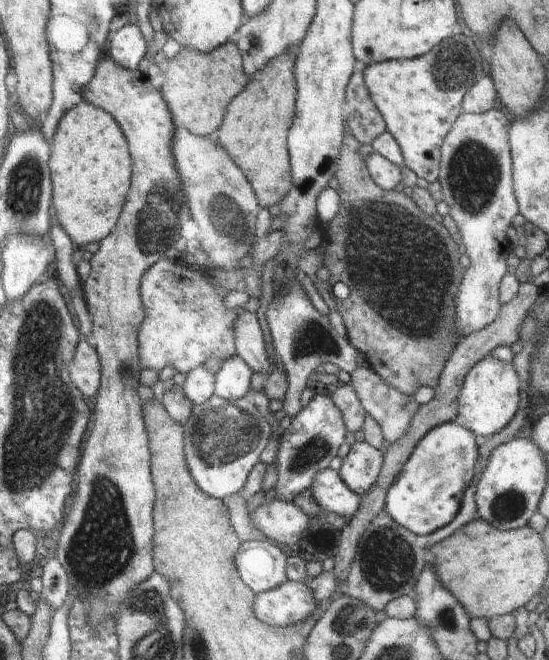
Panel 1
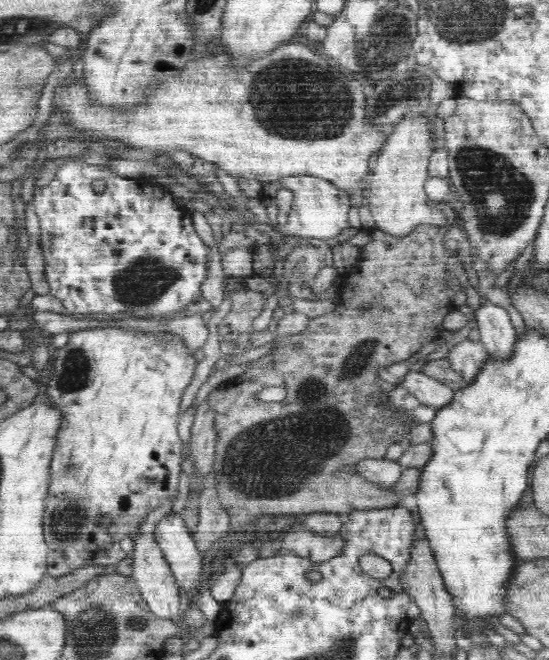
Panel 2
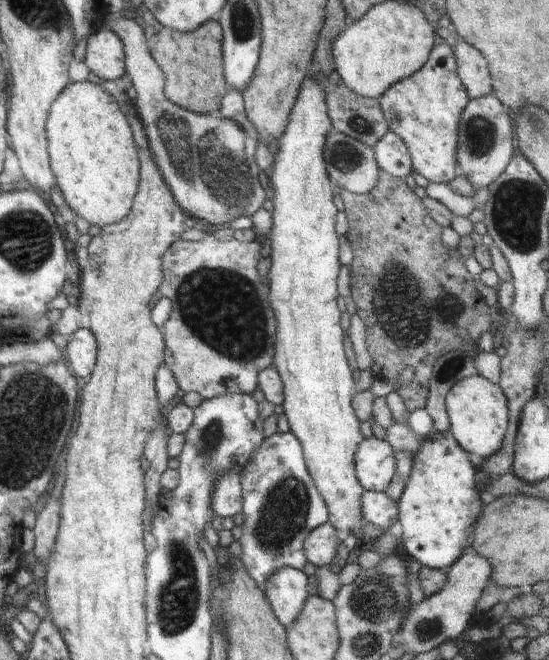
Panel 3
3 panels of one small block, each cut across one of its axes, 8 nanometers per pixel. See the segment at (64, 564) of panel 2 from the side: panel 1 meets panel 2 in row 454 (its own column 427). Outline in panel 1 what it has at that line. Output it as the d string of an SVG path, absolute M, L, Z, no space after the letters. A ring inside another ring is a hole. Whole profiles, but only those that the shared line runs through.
M462 34L448 37L419 57L378 60L370 62L364 69L365 85L386 123L387 131L399 144L403 166L410 168L416 176L424 178L429 183L439 180L441 144L463 110L462 102L463 97L468 93L468 84L474 85L480 76L482 76L482 56L476 44L468 36L462 36Z

